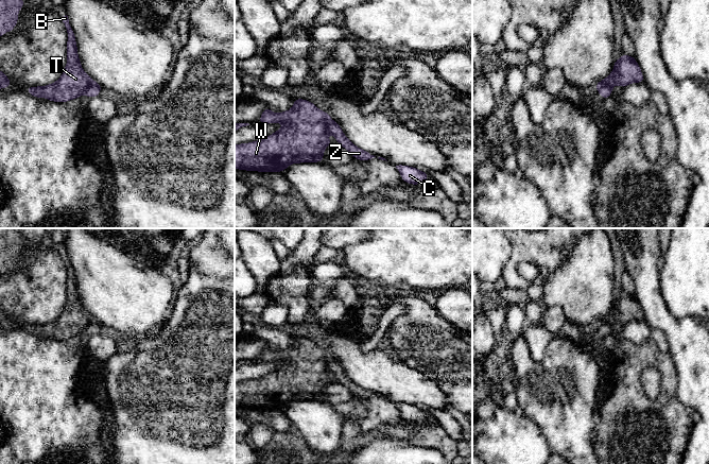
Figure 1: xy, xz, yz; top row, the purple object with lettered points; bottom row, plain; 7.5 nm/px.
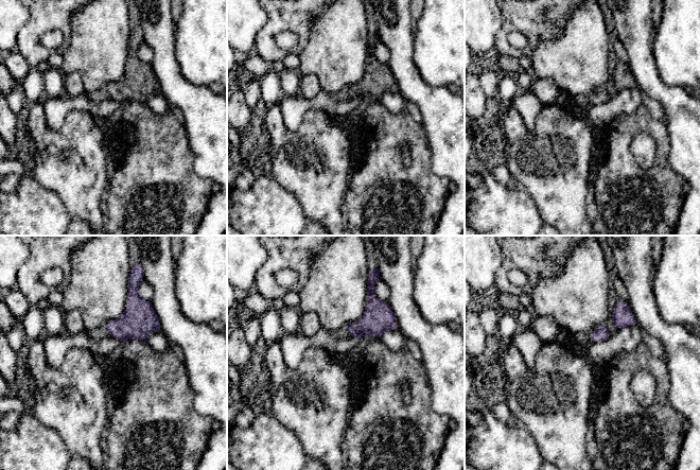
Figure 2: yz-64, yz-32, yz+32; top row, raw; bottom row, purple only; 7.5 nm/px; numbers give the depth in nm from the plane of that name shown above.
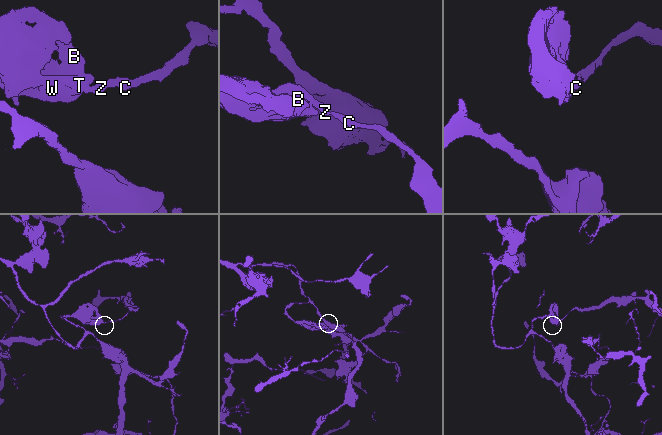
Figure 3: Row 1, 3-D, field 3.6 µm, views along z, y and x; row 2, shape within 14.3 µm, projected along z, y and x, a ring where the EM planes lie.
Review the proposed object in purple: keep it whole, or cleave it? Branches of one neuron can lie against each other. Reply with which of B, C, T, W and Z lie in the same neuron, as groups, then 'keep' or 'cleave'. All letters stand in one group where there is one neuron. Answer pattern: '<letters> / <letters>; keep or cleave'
B T W / C Z; cleave

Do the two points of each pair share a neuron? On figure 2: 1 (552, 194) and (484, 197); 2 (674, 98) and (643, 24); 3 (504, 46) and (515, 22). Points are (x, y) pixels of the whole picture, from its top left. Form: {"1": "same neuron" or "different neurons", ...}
{"1": "different neurons", "2": "same neuron", "3": "same neuron"}

